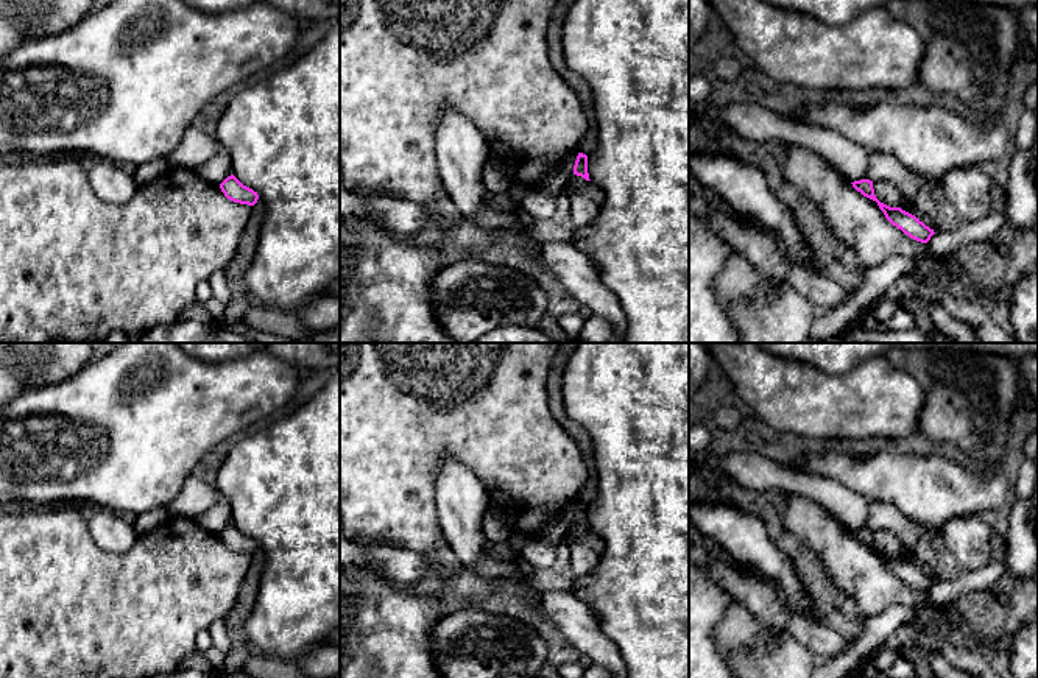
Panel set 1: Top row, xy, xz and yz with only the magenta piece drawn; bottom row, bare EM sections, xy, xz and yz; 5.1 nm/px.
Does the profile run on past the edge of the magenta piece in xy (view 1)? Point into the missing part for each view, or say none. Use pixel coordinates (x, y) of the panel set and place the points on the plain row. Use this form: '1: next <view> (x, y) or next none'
1: next none

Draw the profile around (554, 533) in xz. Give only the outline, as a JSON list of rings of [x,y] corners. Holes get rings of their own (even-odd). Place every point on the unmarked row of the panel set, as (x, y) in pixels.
[[[578,500],[567,505],[563,511],[560,511],[552,522],[539,531],[535,539],[549,546],[556,546],[567,535],[570,527],[574,525],[574,514],[577,510]]]

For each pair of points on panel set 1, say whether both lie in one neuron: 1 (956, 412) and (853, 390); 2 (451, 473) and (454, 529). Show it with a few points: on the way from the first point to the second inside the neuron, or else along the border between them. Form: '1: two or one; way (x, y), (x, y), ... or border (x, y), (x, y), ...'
1: two; border (907, 373), (923, 391), (918, 427)
2: one; way (454, 487), (454, 515)

